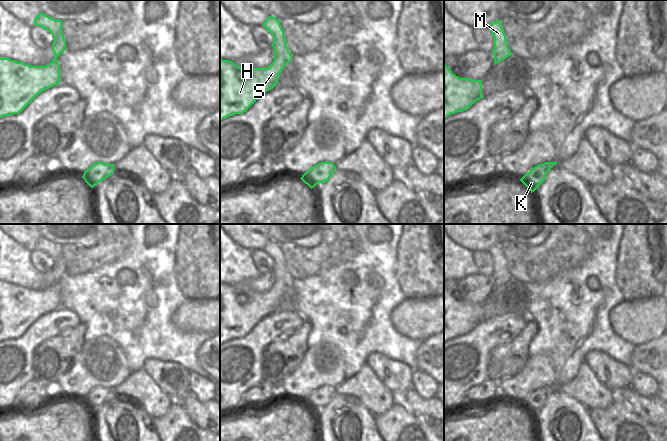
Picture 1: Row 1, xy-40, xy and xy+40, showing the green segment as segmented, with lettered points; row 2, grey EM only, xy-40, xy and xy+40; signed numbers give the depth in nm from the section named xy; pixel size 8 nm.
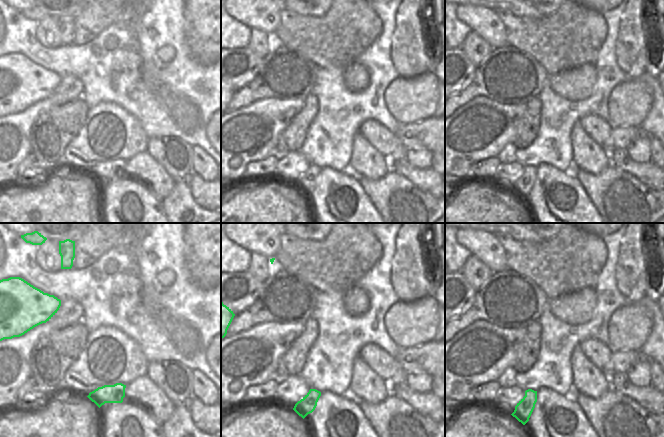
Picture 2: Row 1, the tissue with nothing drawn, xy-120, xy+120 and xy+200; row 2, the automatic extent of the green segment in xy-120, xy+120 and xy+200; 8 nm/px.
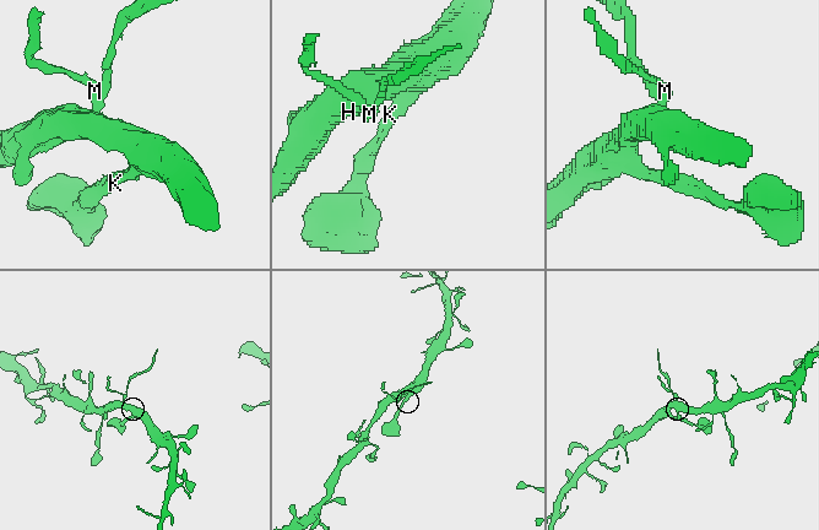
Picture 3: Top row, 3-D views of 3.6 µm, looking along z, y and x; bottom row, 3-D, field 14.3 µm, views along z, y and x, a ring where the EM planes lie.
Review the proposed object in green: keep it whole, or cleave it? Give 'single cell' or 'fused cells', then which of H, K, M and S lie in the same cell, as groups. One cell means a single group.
fused cells | H K S / M

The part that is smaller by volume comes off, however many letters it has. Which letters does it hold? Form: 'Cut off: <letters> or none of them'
Cut off: M

